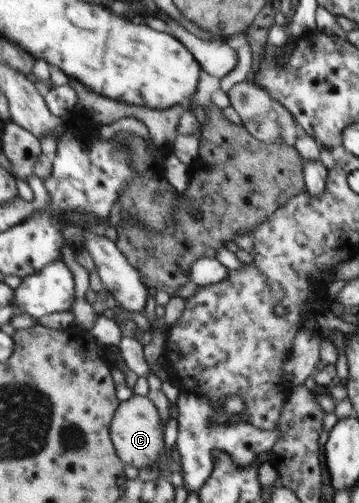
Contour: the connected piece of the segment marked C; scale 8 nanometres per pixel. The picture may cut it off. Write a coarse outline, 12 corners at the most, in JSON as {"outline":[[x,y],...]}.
{"outline":[[146,395],[120,403],[109,428],[115,453],[165,479],[164,425]]}

